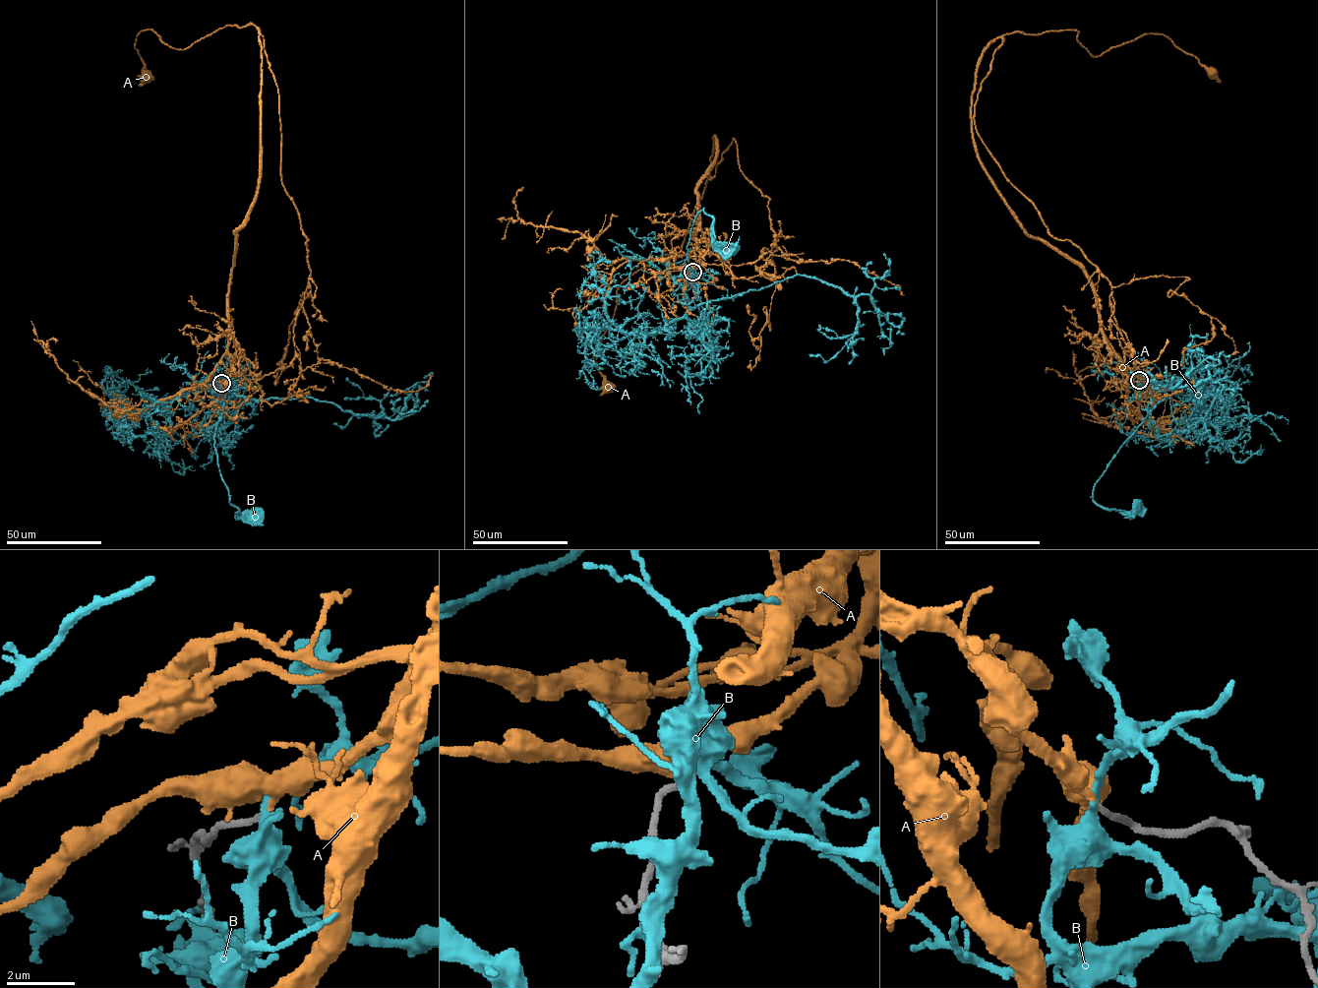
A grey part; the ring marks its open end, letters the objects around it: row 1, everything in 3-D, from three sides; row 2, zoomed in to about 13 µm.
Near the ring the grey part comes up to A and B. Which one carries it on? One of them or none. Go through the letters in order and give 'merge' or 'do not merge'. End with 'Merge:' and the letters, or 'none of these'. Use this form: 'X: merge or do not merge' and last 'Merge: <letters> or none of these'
A: merge
B: do not merge
Merge: A

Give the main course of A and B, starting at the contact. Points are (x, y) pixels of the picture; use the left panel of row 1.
A: (221, 384), (235, 232), (258, 179), (258, 29), (226, 26), (184, 49), (141, 30), (147, 77)
B: (221, 384), (220, 391), (211, 392), (223, 397), (214, 437), (217, 463), (239, 516), (255, 514)

